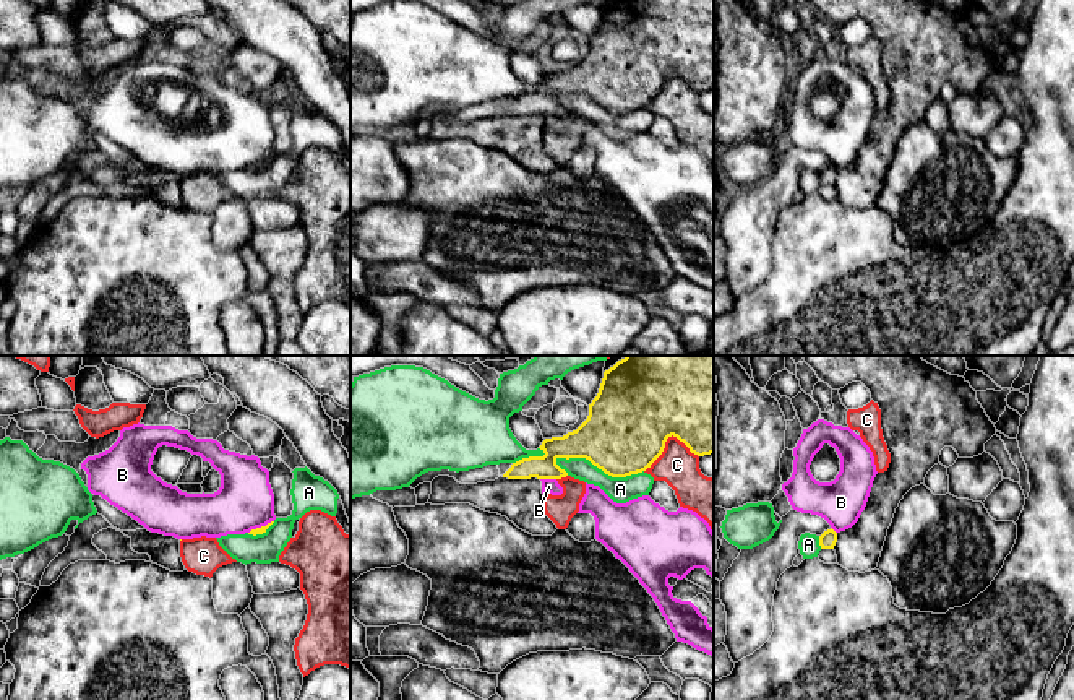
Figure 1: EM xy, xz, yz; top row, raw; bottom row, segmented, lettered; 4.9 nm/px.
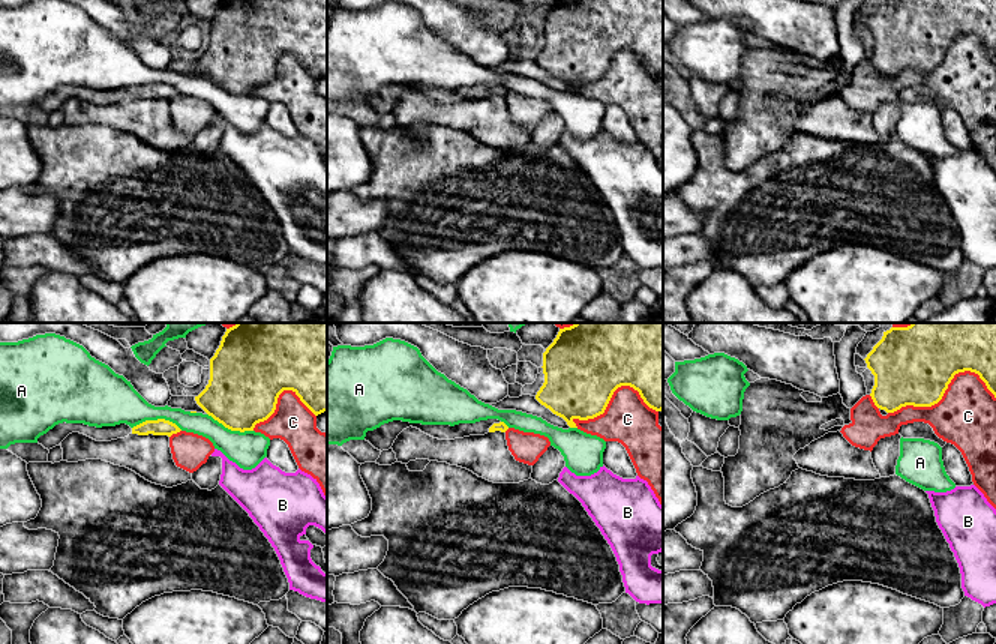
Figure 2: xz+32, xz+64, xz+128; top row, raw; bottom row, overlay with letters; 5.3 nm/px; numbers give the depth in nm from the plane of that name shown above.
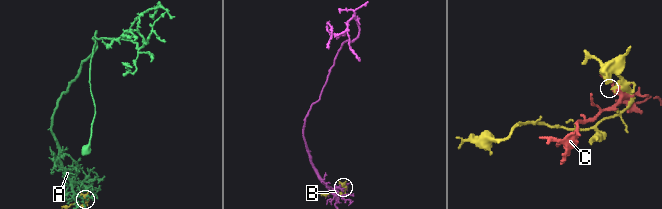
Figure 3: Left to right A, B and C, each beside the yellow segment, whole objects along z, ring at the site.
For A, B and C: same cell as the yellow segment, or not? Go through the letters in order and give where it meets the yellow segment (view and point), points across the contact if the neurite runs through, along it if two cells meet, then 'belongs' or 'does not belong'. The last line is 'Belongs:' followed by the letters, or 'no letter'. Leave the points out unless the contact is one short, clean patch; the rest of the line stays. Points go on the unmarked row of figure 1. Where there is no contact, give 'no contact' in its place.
A: meets yellow in xz at (599, 104); does not belong
B: meets yellow in xz at (549, 114); does not belong
C: meets yellow in xz at (665, 77); does not belong
Belongs: no letter

